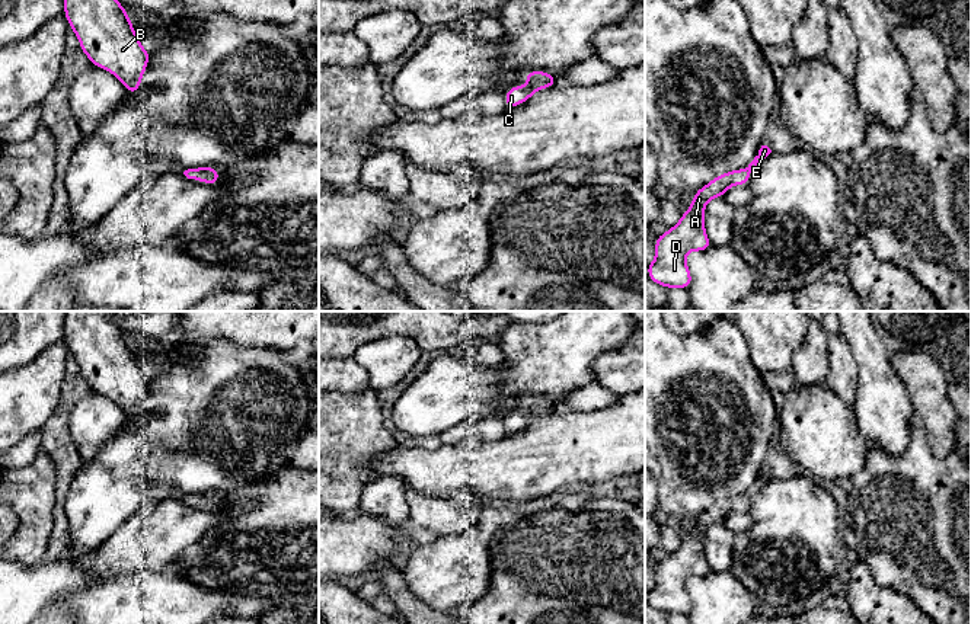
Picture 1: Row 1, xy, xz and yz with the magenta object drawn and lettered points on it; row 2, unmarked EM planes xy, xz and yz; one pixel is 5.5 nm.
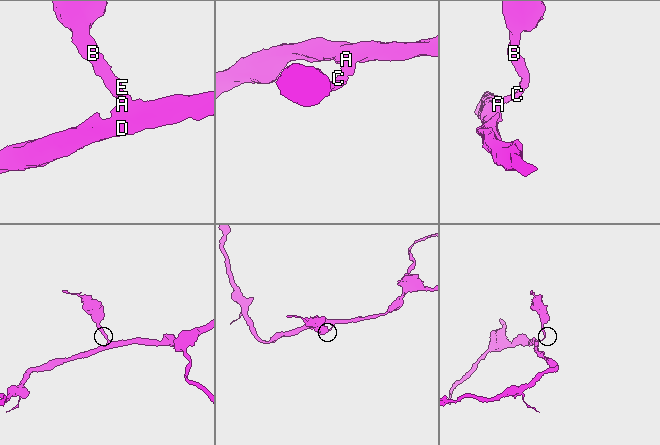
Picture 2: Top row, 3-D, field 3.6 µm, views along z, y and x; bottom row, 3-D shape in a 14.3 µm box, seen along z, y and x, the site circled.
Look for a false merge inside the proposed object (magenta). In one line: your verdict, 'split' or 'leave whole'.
leave whole

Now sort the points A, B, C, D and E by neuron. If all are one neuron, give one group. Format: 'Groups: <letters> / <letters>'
Groups: A B C D E

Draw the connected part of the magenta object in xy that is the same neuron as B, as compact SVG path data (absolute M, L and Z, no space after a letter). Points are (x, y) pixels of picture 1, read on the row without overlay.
M64 311L64 340L80 367L80 375L93 391L98 391L127 413L128 420L137 419L147 394L150 378L137 362L122 330L109 319L112 311Z

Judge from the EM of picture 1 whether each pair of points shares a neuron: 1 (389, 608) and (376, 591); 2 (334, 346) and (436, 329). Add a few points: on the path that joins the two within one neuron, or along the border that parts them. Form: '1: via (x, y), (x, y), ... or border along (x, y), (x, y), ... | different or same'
1: via (385, 604), (376, 595) | same
2: via (358, 329), (411, 326) | same

